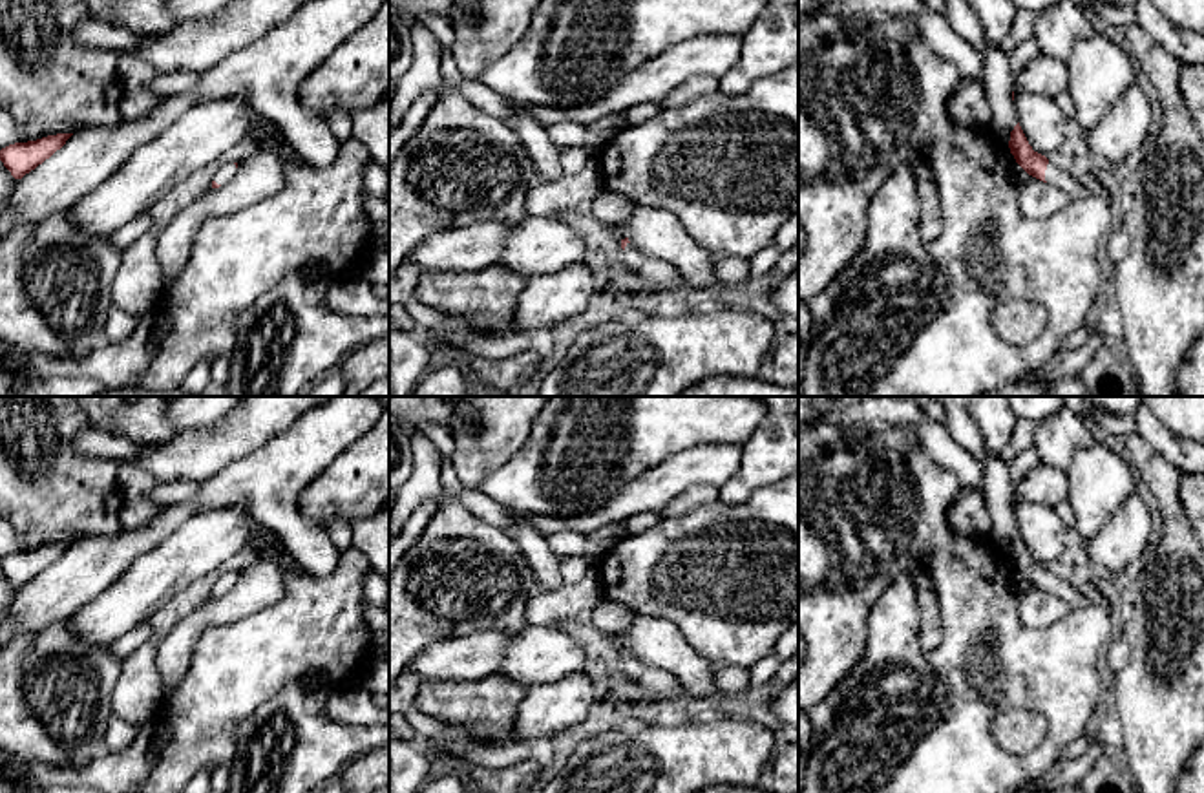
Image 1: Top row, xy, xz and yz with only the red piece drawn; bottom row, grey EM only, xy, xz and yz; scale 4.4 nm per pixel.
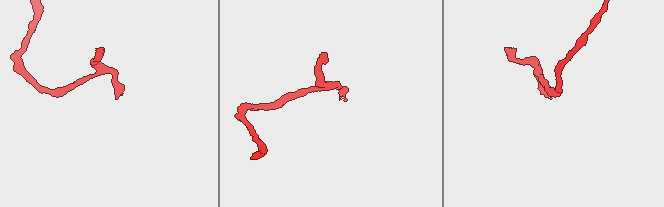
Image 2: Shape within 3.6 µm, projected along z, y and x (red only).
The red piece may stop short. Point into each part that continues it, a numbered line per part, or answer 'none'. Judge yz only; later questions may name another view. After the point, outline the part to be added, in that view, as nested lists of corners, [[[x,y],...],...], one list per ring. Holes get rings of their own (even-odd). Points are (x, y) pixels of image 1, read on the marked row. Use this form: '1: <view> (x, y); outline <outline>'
1: yz (1064, 179); outline [[[1047,164],[1045,181],[1061,188],[1069,197],[1089,196],[1089,190],[1071,174],[1054,164]]]

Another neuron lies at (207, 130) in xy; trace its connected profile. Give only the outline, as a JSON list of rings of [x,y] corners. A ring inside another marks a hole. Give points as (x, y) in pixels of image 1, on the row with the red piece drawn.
[[[241,97],[186,108],[164,132],[139,146],[108,181],[68,210],[71,225],[84,236],[111,239],[181,181],[243,141],[252,111]]]

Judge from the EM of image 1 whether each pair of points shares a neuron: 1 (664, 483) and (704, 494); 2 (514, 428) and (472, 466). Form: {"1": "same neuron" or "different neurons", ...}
{"1": "different neurons", "2": "same neuron"}

